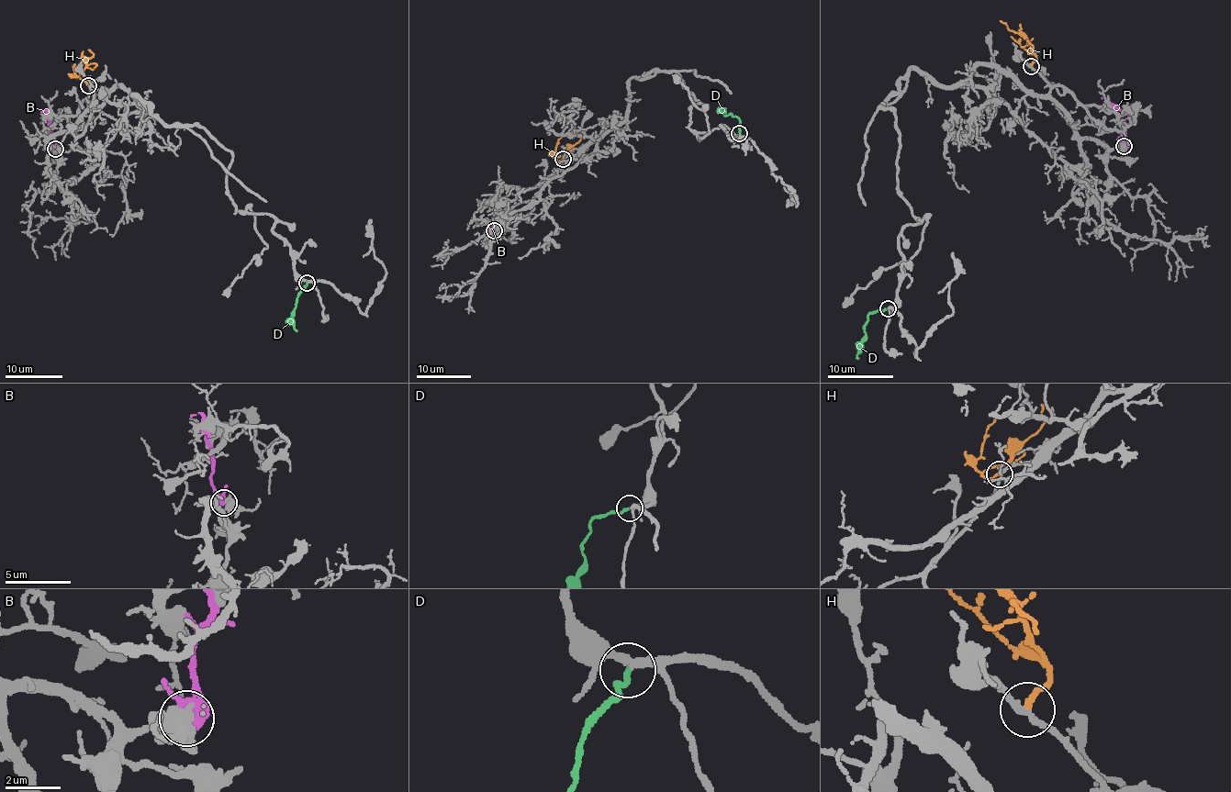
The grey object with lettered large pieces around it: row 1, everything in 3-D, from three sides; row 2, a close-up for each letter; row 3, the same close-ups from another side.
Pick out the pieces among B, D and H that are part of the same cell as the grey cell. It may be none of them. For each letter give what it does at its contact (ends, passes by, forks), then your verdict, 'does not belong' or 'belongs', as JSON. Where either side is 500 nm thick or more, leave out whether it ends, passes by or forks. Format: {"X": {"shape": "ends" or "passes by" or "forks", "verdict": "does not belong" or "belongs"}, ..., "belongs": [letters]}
{"B": {"verdict": "does not belong"}, "D": {"shape": "ends", "verdict": "belongs"}, "H": {"shape": "ends", "verdict": "does not belong"}, "belongs": ["D"]}

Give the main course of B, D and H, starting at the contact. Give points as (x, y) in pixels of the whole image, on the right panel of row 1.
B: (1124, 145), (1129, 118), (1102, 97)
D: (887, 308), (872, 311), (867, 320), (858, 359)
H: (1032, 66), (1035, 53), (1027, 39), (1001, 20)

